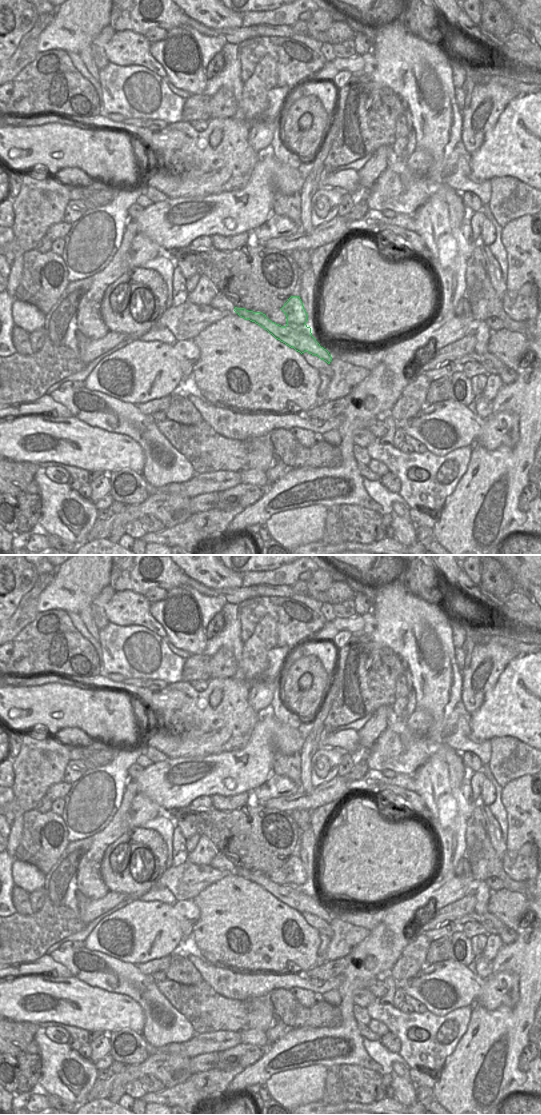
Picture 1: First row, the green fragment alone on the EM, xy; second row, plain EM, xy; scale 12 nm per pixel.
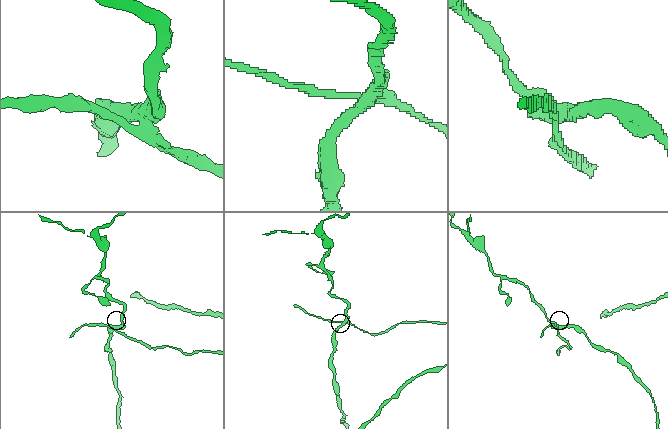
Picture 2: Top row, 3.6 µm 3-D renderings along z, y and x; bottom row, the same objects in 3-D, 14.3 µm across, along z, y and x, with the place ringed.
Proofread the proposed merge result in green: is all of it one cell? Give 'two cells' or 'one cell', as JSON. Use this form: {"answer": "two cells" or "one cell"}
{"answer": "two cells"}

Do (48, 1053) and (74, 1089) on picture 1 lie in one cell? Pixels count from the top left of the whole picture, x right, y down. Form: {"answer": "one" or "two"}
{"answer": "one"}

